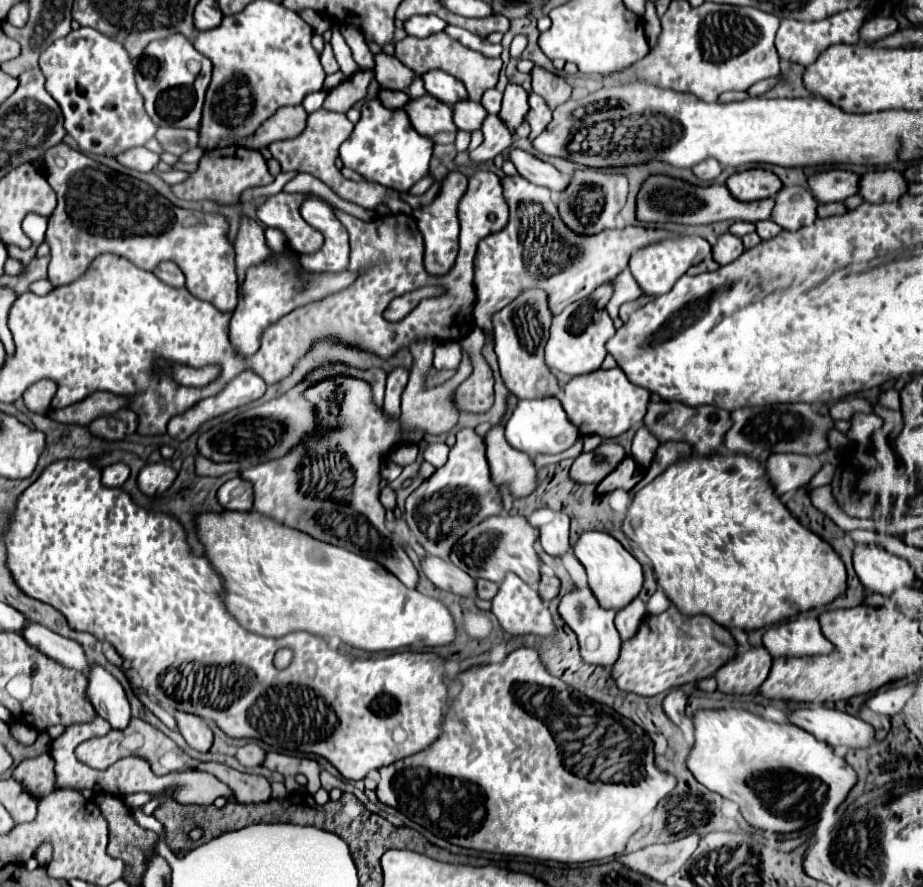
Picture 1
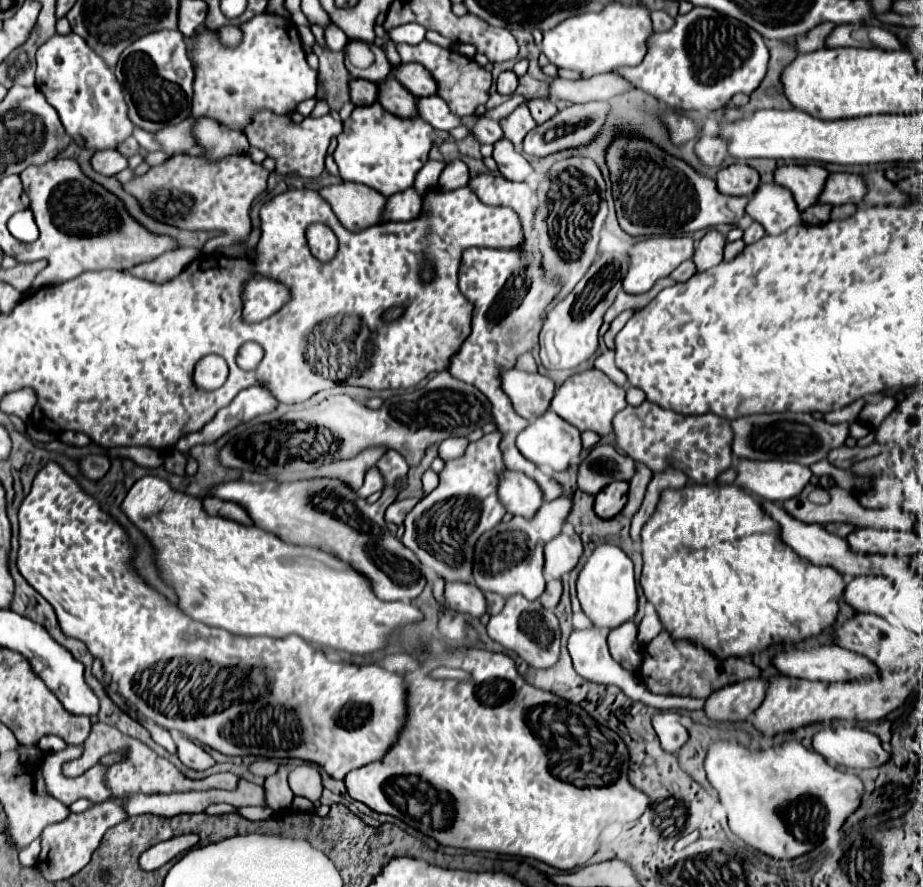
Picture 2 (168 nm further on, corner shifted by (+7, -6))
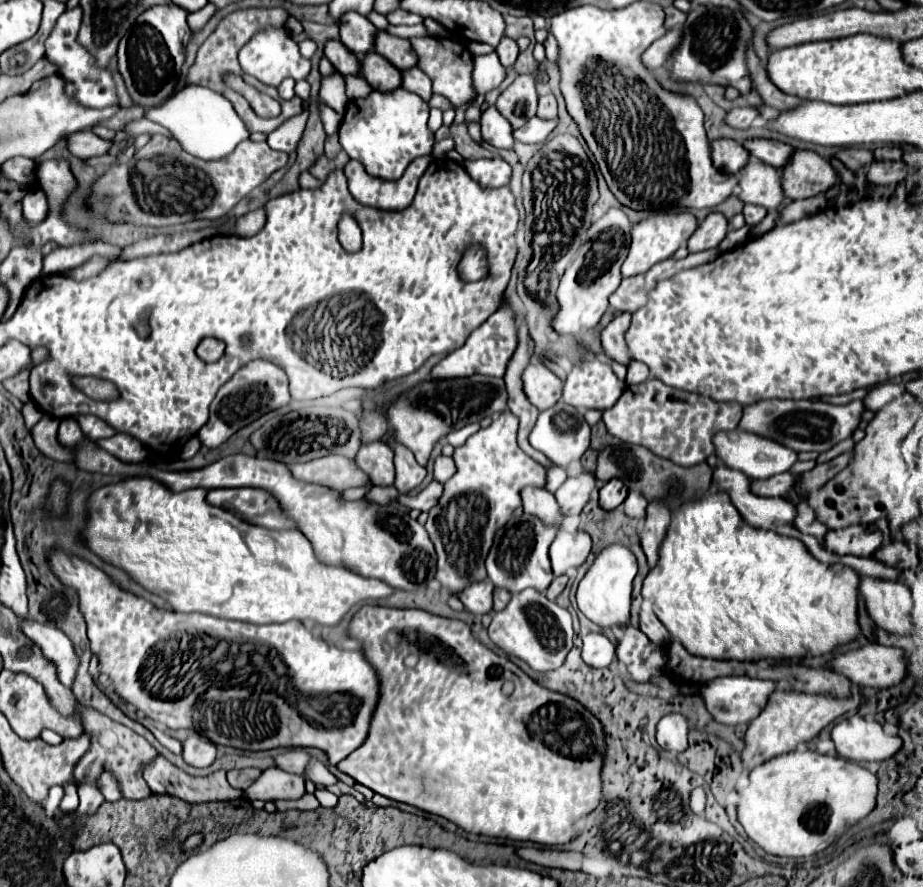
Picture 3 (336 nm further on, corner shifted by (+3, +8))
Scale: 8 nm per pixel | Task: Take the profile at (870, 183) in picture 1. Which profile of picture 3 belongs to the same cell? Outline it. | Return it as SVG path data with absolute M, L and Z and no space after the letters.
M815 151L795 153L791 169L783 169L783 189L789 199L807 199L839 183L839 173Z

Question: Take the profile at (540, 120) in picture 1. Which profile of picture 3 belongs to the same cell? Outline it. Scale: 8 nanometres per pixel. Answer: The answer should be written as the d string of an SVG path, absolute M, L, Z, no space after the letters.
M519 75L497 99L497 111L513 125L523 127L537 113L537 89L533 75Z

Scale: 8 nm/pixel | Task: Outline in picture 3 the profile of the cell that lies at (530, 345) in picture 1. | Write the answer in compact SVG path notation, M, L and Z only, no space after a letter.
M529 363L527 369L523 371L523 391L527 399L539 409L549 409L555 405L561 397L563 383L561 379L547 369L543 363Z

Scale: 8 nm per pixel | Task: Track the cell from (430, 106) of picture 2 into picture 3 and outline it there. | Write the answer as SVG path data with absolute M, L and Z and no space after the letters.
M419 67L403 73L403 87L407 91L411 91L411 93L417 93L425 103L429 103L429 99L433 97L431 79Z

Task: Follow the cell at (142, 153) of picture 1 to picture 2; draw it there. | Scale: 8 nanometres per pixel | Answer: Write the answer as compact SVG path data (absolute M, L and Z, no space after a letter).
M115 149L95 151L91 157L91 167L101 175L115 175L127 167L127 159Z

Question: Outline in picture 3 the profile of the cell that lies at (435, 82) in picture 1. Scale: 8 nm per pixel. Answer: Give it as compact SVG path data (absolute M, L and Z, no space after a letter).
M379 31L379 37L375 37L375 51L383 55L399 71L417 67L417 53L413 51L409 39L393 37L387 31Z

